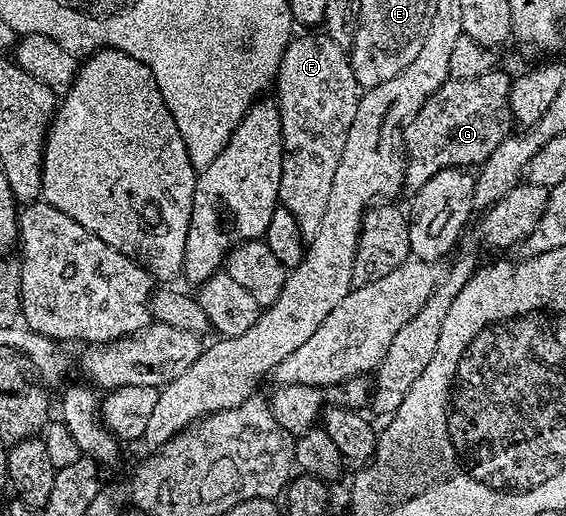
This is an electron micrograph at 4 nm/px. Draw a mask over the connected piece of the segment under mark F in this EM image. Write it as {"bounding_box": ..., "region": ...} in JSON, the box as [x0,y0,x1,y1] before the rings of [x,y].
{"bounding_box":[276,31,360,239],"region":[[[302,31],[299,37],[298,34],[291,36],[282,52],[276,89],[277,85],[276,104],[282,128],[282,170],[278,199],[281,208],[292,211],[303,238],[309,239],[316,235],[324,219],[328,195],[332,195],[332,179],[336,179],[336,167],[340,167],[340,155],[344,155],[344,143],[348,143],[348,131],[352,127],[352,119],[356,119],[360,86],[350,66],[349,52],[325,31]]]}

